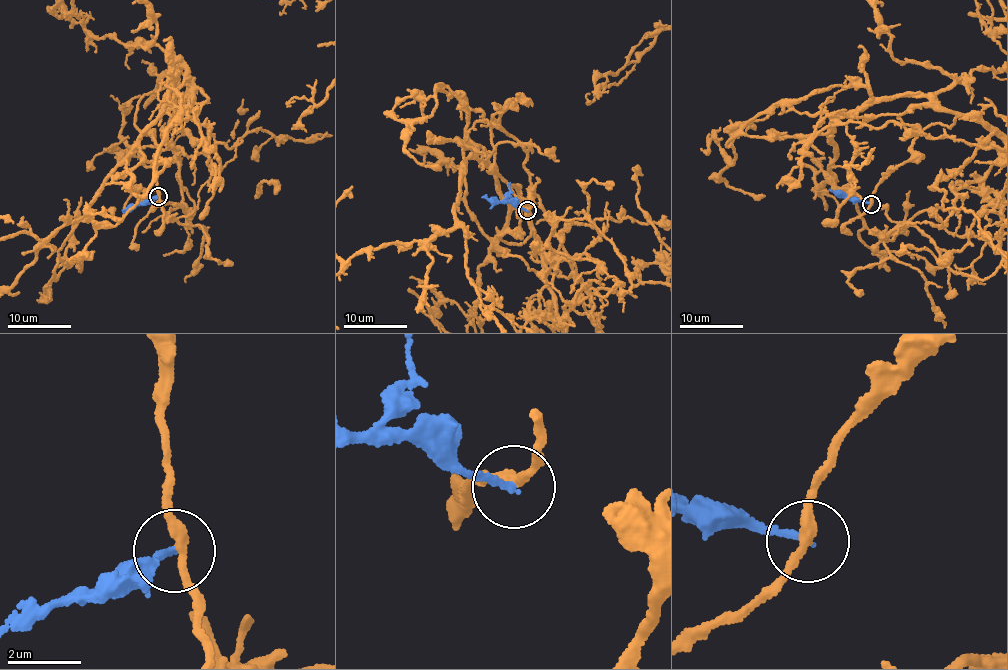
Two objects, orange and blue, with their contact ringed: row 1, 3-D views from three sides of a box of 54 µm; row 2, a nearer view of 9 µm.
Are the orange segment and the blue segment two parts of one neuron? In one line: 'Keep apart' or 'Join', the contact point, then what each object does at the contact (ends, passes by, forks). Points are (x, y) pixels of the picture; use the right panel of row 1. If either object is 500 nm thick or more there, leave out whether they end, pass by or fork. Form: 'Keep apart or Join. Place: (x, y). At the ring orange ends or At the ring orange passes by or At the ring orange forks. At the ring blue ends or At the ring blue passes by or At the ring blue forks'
Keep apart. Place: (871, 204). At the ring orange passes by. At the ring blue ends

